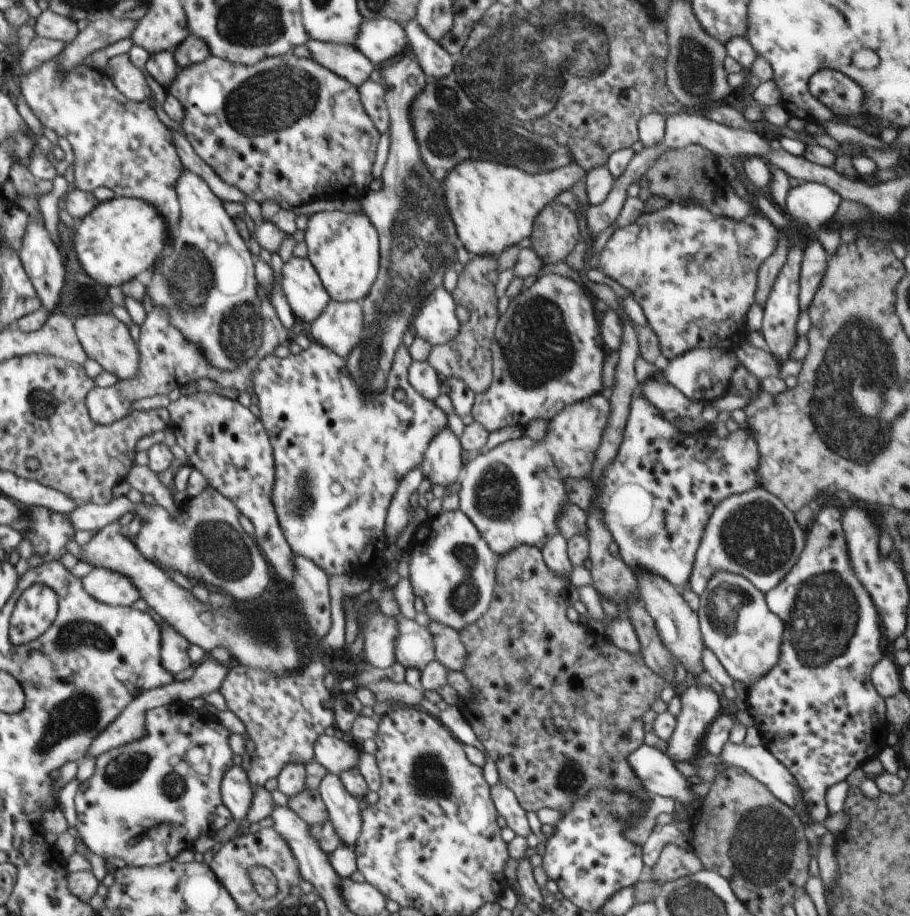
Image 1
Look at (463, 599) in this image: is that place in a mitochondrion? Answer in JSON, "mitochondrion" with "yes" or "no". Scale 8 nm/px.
{"mitochondrion":"yes"}

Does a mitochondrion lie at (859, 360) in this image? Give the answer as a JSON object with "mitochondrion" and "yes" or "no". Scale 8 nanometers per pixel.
{"mitochondrion":"yes"}

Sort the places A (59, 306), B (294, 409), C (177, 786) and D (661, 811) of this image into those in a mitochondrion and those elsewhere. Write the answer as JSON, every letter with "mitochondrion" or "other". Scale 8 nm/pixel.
{"A":"other","B":"other","C":"mitochondrion","D":"other"}

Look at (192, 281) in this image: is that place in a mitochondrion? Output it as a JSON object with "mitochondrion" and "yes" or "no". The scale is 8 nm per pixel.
{"mitochondrion":"yes"}

